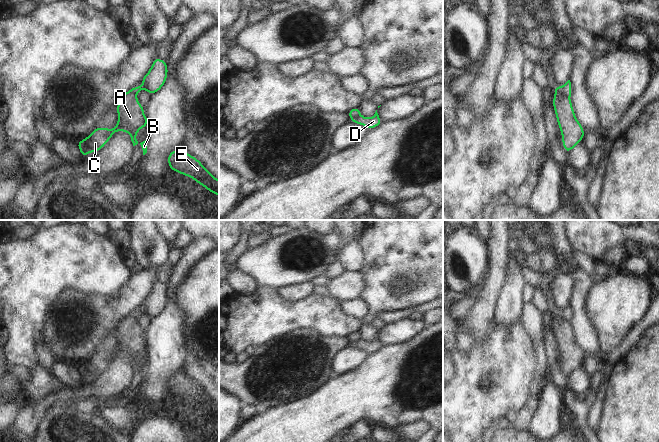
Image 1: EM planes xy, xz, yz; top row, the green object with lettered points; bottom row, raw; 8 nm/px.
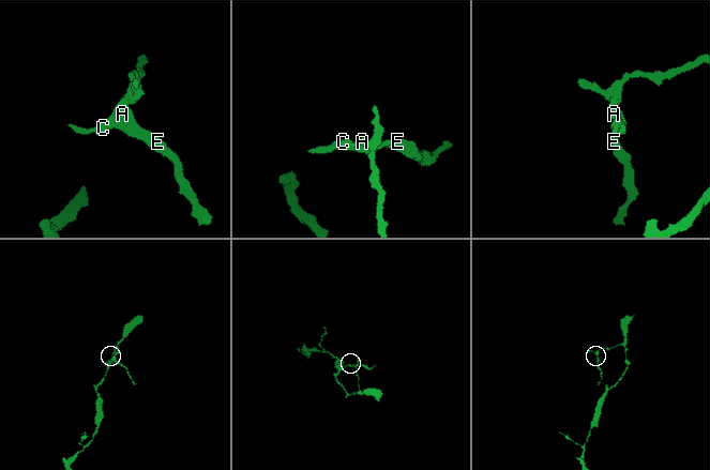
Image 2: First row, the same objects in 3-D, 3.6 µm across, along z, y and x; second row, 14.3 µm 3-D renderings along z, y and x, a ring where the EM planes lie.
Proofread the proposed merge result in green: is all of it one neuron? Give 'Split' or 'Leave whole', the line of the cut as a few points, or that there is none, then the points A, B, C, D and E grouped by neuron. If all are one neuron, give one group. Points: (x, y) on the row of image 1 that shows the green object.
Split. Split along yz (561, 88), (561, 91), (568, 97). Groups: A B C E / D.

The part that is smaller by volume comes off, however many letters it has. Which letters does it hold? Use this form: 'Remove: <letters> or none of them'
Remove: A, B, C, E

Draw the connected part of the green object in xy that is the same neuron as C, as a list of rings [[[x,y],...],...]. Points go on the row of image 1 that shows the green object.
[[[134,88],[123,94],[117,102],[118,122],[113,129],[97,127],[83,140],[77,142],[81,156],[85,158],[90,152],[97,153],[118,131],[127,132],[133,143],[138,144],[136,135],[143,127],[148,127],[147,116],[144,115],[144,107],[136,97]]]

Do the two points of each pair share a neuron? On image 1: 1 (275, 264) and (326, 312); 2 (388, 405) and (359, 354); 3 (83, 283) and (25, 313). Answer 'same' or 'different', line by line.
1: different
2: different
3: same

